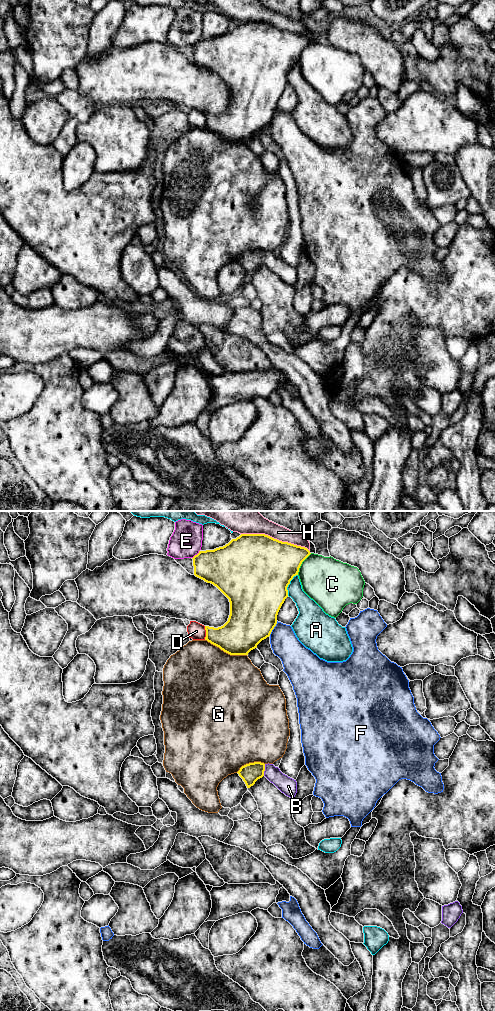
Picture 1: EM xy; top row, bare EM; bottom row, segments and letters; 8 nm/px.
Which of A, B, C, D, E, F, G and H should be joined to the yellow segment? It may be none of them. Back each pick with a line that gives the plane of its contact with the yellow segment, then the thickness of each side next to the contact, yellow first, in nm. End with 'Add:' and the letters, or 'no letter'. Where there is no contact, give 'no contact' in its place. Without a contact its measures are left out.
B: xy | 160/140 nm
Add: B

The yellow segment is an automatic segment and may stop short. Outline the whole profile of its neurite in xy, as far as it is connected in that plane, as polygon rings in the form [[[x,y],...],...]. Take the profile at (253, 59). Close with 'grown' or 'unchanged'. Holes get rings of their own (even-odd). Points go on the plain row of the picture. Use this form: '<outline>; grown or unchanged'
[[[241,22],[214,38],[199,39],[193,47],[194,63],[216,74],[230,90],[228,109],[221,115],[205,114],[205,128],[230,143],[248,143],[270,124],[278,100],[288,85],[287,75],[298,63],[310,39],[265,22]]]; unchanged

